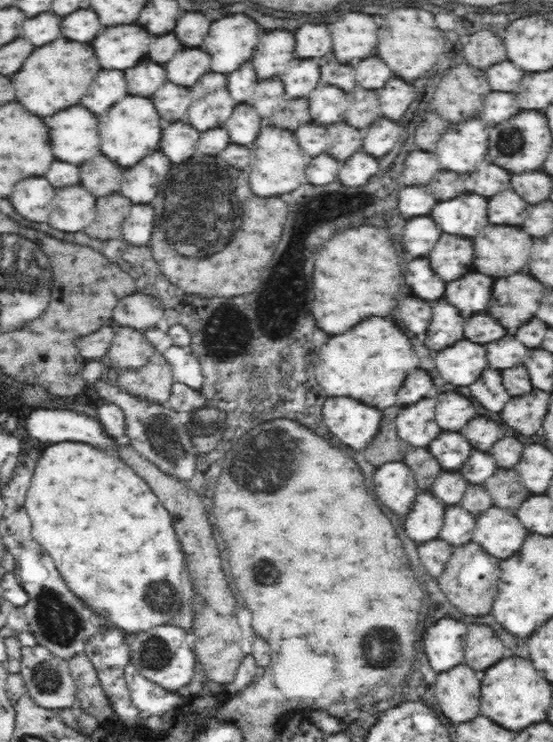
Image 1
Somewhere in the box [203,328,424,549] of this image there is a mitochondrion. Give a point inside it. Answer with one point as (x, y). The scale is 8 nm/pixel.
(264, 460)

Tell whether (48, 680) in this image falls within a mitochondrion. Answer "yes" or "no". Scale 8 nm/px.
yes

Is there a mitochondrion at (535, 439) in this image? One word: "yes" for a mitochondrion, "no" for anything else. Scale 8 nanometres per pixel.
no

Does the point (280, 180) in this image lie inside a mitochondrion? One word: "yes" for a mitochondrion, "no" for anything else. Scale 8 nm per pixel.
no

